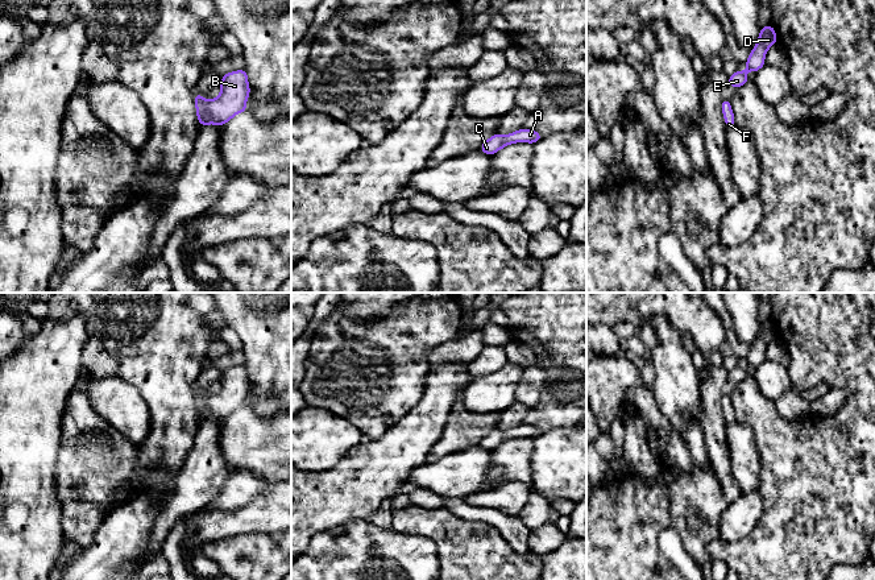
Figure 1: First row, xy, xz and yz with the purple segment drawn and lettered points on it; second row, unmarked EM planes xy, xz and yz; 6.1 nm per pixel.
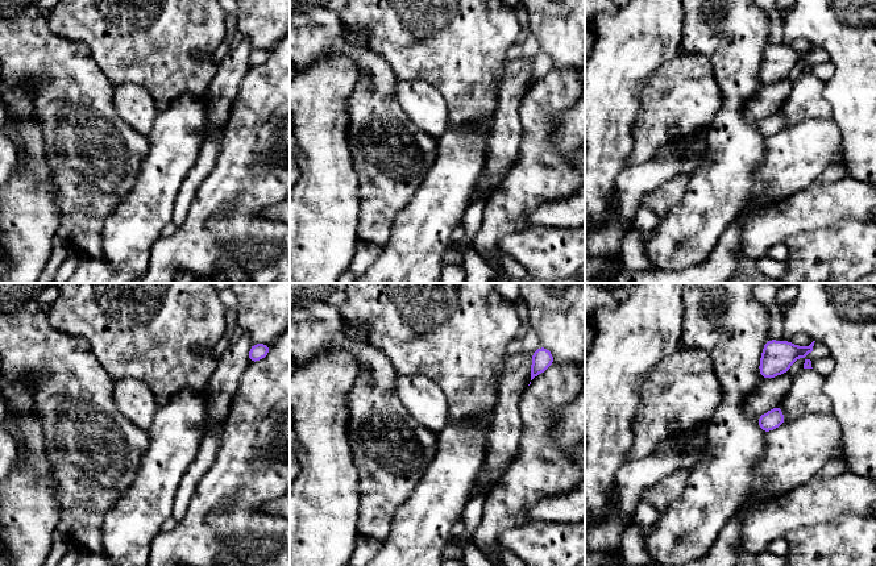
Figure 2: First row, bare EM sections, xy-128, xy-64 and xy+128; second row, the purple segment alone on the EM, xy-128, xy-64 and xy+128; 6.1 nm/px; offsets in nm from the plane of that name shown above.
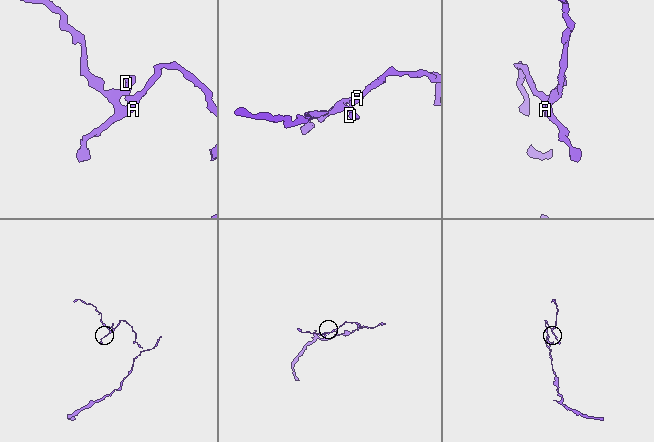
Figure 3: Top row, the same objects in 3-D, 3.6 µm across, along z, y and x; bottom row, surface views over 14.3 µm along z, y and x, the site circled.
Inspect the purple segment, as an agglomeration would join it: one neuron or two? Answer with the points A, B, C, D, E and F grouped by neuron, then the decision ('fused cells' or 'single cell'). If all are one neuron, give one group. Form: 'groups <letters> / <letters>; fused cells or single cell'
groups A B C D E F; single cell

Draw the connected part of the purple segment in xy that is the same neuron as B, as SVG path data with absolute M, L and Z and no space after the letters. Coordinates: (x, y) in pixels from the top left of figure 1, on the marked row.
M246 70L231 71L221 75L221 94L217 99L206 100L195 92L195 107L199 125L224 125L240 112L248 112L246 100L250 94Z

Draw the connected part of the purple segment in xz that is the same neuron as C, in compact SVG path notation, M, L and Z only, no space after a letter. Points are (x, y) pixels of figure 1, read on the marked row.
M522 128L517 132L513 132L511 134L498 134L494 133L489 140L486 140L481 146L480 150L488 156L493 156L494 153L497 153L499 149L514 144L514 142L530 142L530 144L535 144L539 140L542 140L543 136L539 132L527 129L527 128Z

